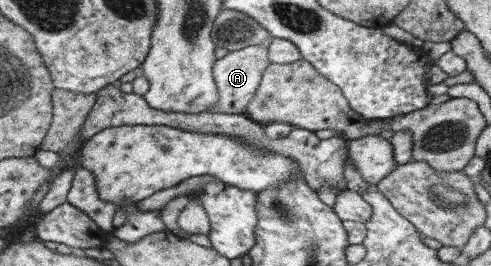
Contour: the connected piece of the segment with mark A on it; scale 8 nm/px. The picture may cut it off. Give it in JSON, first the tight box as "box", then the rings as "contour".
{"box":[210,45,271,113],"contour":[[[248,45],[237,51],[227,51],[221,59],[216,60],[214,72],[217,95],[217,102],[210,106],[211,113],[243,113],[260,87],[263,69],[267,69],[271,61],[267,61],[267,49],[265,45]]]}

